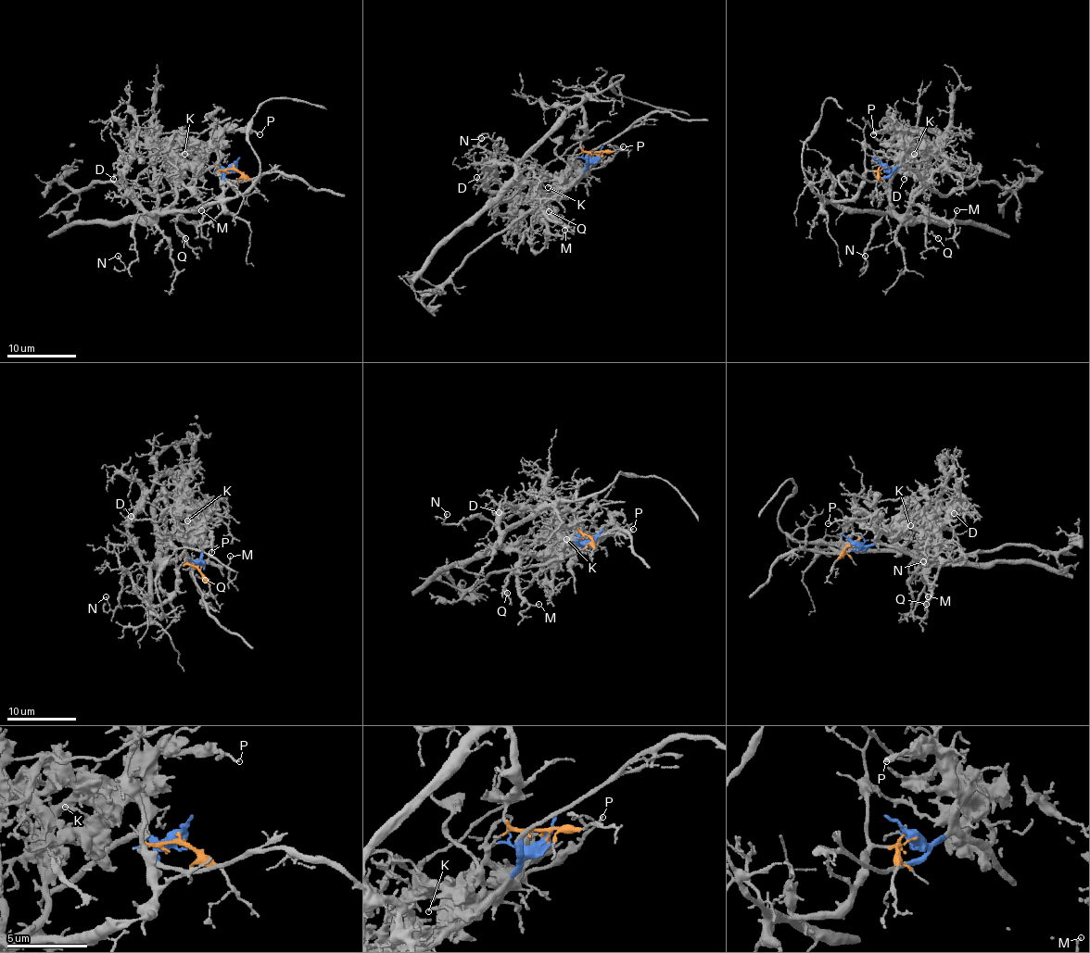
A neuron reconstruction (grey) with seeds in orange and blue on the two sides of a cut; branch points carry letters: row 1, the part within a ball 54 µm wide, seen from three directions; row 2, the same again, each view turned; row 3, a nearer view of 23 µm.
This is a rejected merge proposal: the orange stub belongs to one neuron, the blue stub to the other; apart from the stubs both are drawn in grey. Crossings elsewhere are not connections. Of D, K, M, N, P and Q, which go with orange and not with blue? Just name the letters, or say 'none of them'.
M, N, Q

